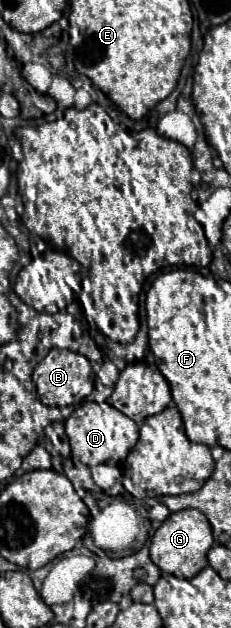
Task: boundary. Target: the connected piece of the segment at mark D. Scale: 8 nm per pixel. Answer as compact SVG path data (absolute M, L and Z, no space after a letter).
M85 401L69 415L69 419L65 421L65 433L71 443L71 455L89 467L113 461L123 463L139 439L139 427L135 425L133 419L123 415L109 403L91 403L91 401Z

